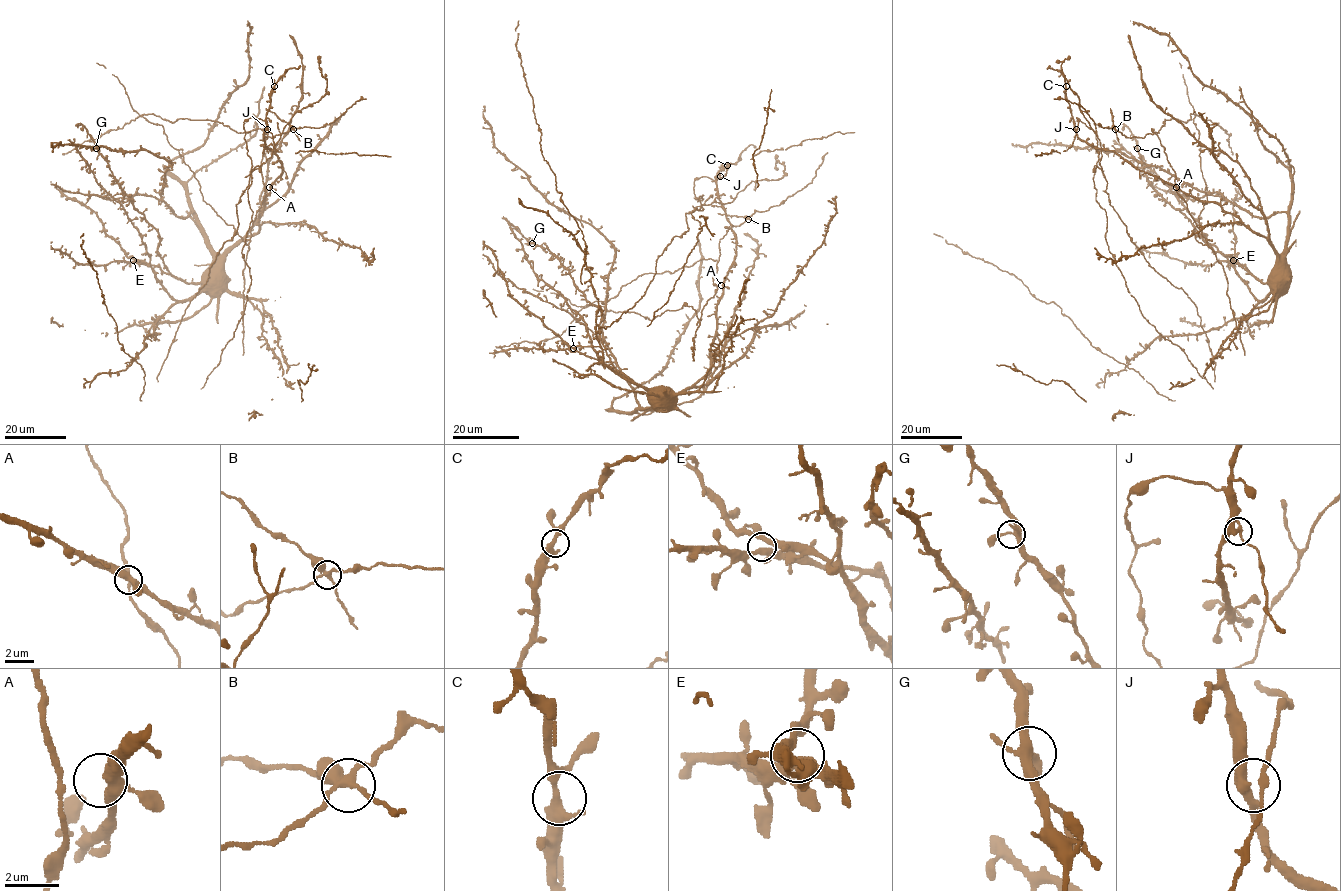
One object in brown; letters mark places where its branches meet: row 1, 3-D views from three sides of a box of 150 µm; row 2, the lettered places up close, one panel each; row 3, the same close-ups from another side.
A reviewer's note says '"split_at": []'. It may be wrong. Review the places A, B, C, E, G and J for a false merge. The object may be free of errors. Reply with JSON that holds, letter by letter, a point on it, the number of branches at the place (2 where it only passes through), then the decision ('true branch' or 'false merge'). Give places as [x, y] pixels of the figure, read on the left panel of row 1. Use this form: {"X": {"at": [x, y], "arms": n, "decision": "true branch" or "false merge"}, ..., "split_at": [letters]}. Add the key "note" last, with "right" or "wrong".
{"A": {"at": [269, 187], "arms": 4, "decision": "true branch"}, "B": {"at": [293, 129], "arms": 4, "decision": "false merge"}, "C": {"at": [274, 86], "arms": 4, "decision": "true branch"}, "E": {"at": [133, 260], "arms": 4, "decision": "true branch"}, "G": {"at": [96, 148], "arms": 4, "decision": "true branch"}, "J": {"at": [267, 129], "arms": 4, "decision": "true branch"}, "split_at": ["B"], "note": "wrong"}

